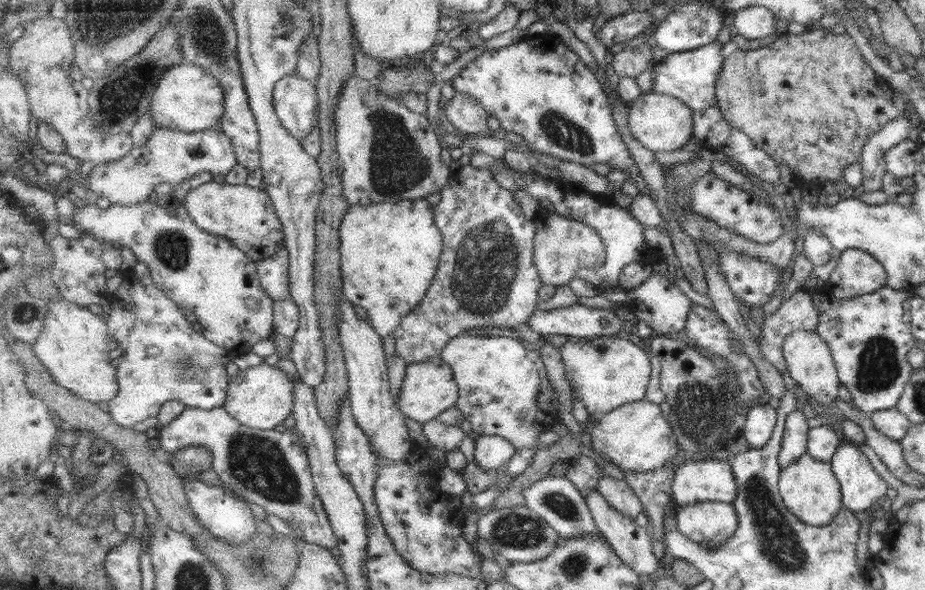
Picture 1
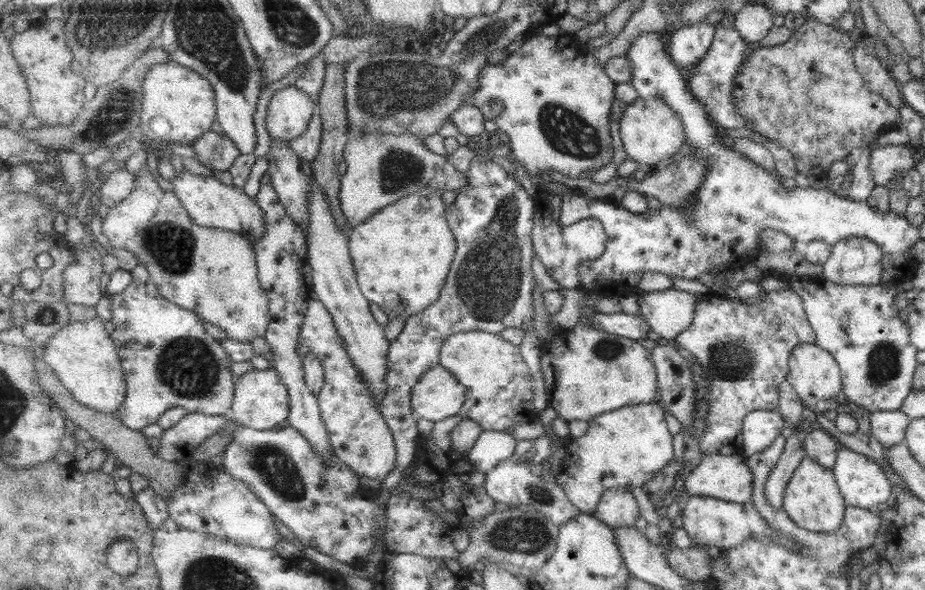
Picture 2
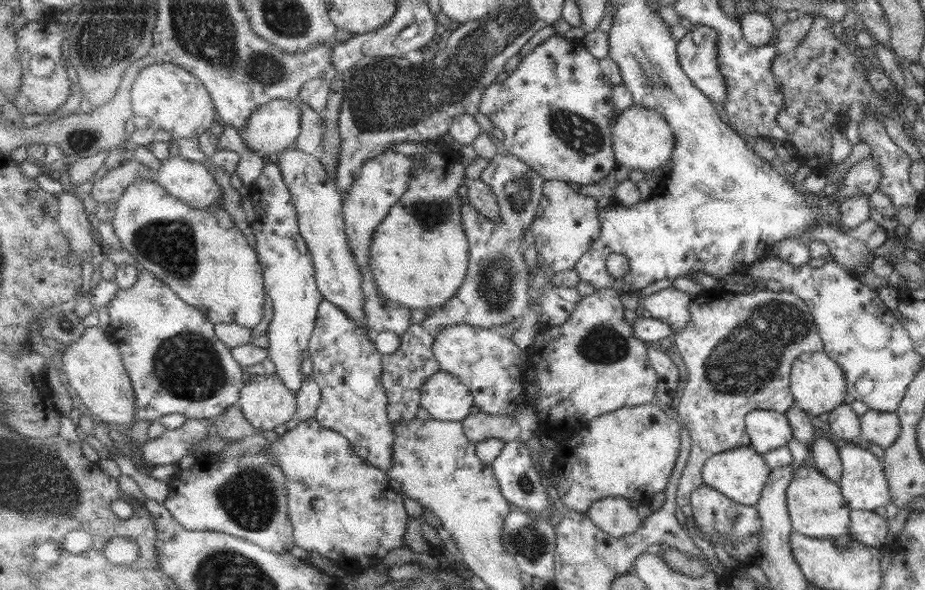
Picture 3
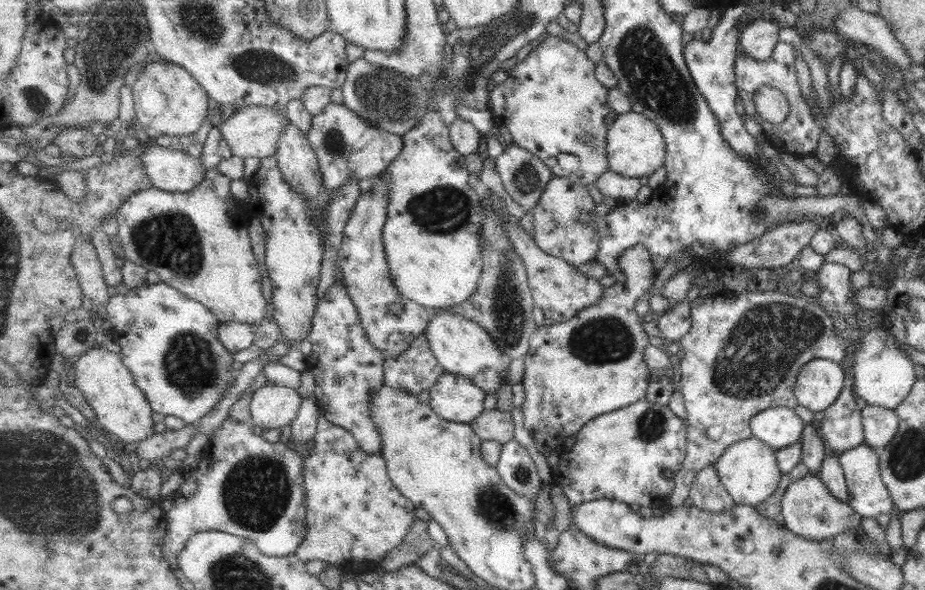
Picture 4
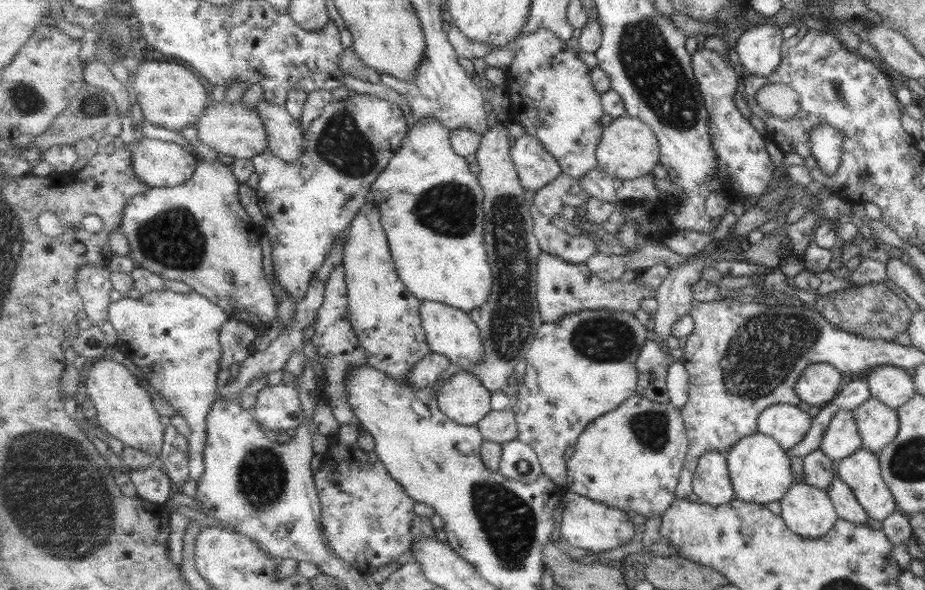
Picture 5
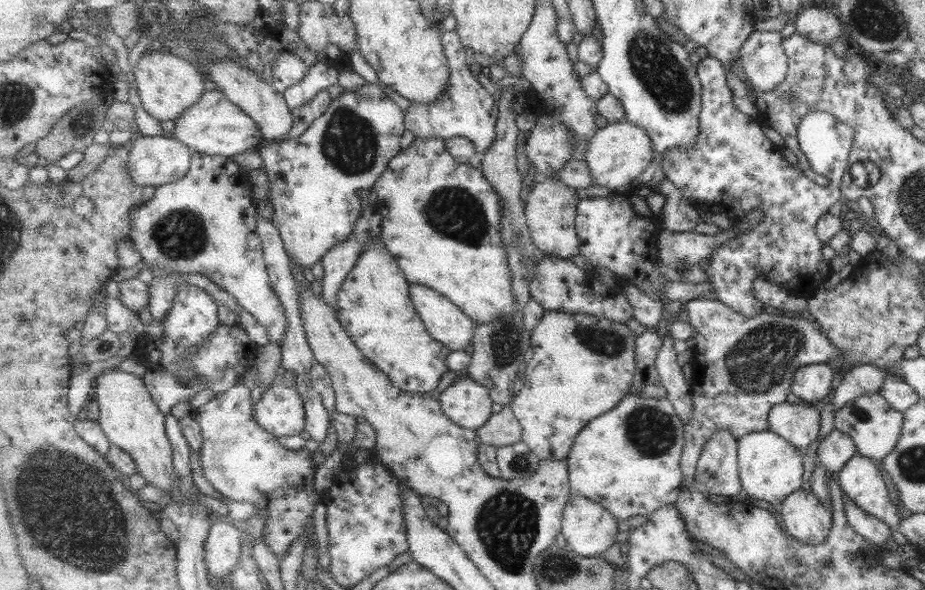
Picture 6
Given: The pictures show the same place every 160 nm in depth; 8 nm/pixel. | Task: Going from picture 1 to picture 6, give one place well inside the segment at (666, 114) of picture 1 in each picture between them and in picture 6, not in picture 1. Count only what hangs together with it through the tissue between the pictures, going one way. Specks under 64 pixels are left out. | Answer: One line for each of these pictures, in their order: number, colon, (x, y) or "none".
2: (651, 131)
3: (643, 140)
4: (637, 148)
5: (629, 149)
6: (620, 153)

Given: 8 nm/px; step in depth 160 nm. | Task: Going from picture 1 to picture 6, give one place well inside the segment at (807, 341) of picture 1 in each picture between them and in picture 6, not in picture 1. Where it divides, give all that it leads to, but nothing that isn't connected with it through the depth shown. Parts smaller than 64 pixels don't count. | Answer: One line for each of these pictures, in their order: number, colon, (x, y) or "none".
2: (813, 373)
3: (817, 382)
4: (818, 383)
5: (819, 382)
6: (811, 383)

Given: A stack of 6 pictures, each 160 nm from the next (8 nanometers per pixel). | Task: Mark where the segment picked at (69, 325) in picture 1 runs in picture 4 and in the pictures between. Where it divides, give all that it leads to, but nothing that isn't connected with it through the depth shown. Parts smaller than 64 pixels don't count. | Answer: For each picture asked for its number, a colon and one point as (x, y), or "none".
2: (85, 357)
3: (95, 368)
4: (109, 387)

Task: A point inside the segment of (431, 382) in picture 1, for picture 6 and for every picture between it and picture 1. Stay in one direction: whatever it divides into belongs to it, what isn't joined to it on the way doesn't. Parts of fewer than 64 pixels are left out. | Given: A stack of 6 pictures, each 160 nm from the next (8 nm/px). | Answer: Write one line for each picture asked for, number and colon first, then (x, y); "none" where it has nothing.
2: (438, 395)
3: (446, 398)
4: (457, 398)
5: (463, 397)
6: (467, 402)

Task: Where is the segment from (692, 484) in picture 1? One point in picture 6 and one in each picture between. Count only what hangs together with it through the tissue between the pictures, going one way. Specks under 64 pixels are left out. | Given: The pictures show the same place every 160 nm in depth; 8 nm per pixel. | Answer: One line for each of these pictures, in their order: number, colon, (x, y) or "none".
2: (729, 477)
3: (741, 473)
4: (748, 468)
5: (760, 472)
6: (770, 469)

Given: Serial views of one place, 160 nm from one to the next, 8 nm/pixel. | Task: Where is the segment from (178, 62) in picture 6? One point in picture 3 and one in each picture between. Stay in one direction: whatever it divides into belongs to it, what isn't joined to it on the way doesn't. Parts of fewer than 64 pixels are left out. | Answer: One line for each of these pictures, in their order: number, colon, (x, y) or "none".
3: (170, 103)
4: (169, 101)
5: (173, 96)

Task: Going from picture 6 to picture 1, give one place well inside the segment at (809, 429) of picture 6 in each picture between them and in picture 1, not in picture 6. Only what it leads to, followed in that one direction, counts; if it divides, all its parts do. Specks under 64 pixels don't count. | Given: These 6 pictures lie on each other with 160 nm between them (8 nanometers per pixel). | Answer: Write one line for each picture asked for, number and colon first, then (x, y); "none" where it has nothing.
1: (761, 419)
2: (761, 427)
3: (768, 429)
4: (779, 427)
5: (788, 425)

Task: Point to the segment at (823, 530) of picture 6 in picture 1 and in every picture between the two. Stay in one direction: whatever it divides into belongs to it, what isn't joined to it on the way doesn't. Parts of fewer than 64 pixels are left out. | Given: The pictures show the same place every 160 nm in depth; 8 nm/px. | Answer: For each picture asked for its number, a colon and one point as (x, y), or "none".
1: (808, 487)
2: (811, 499)
3: (815, 506)
4: (808, 509)
5: (808, 511)

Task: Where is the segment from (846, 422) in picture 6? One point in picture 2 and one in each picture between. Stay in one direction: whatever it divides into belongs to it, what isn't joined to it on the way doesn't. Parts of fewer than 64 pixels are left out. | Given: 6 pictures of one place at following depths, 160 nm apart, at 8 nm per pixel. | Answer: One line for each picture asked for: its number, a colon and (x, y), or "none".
2: (887, 427)
3: (880, 428)
4: (879, 425)
5: (876, 424)

